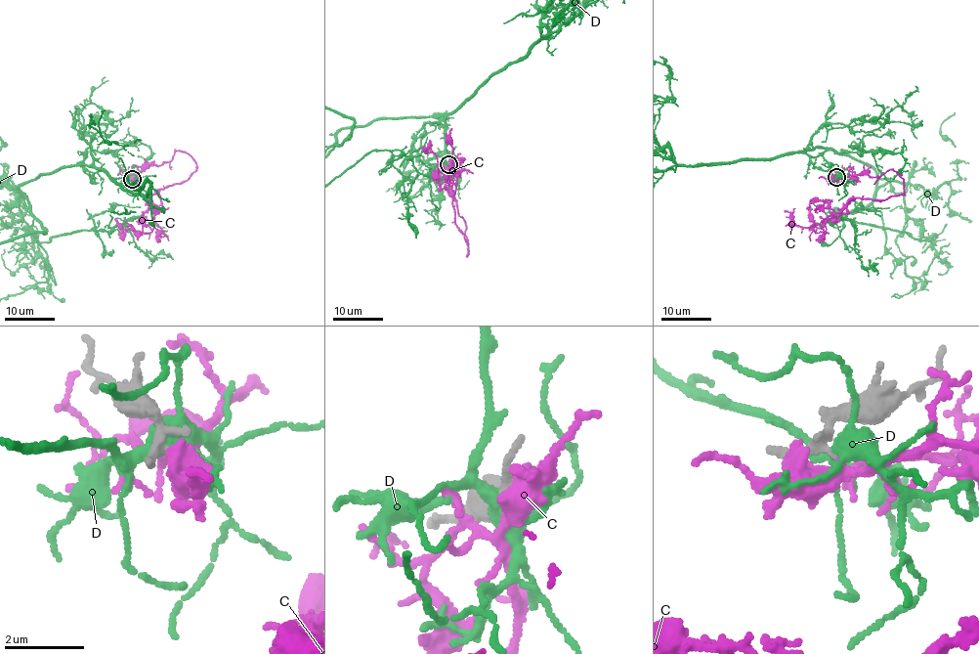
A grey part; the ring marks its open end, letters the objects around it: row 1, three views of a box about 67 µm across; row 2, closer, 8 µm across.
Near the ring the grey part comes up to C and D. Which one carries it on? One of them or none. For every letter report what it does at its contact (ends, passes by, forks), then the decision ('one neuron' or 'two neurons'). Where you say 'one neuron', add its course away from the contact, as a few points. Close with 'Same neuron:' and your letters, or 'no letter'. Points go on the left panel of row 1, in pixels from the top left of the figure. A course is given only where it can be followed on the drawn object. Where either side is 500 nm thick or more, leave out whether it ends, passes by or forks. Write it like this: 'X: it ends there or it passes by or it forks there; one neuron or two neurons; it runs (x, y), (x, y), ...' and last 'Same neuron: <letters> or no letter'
C: it forks there; one neuron; it runs (133, 179), (176, 150), (195, 162), (188, 179), (157, 191), (162, 208), (151, 231), (130, 224)
D: it forks there; two neurons
Same neuron: C

